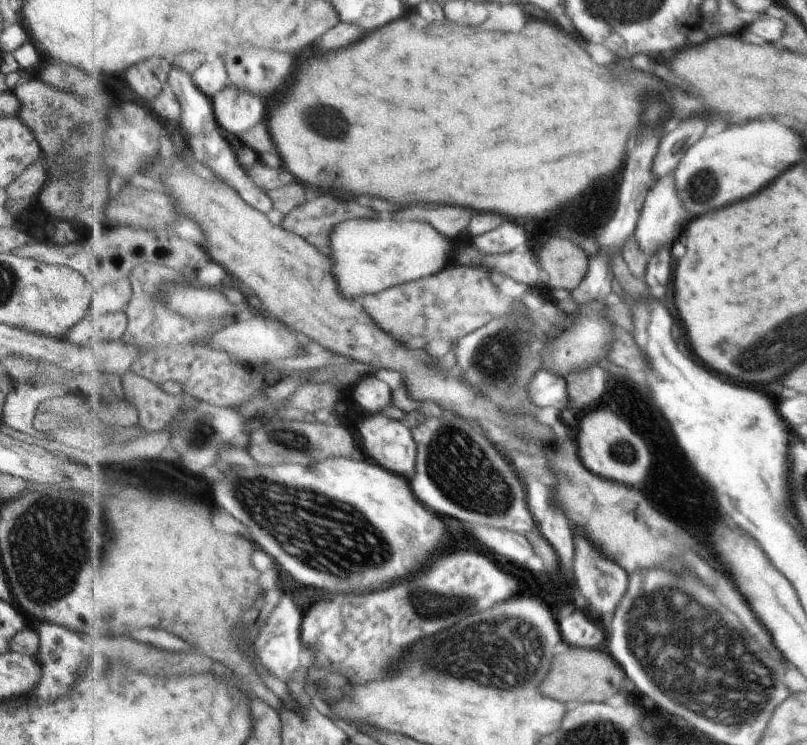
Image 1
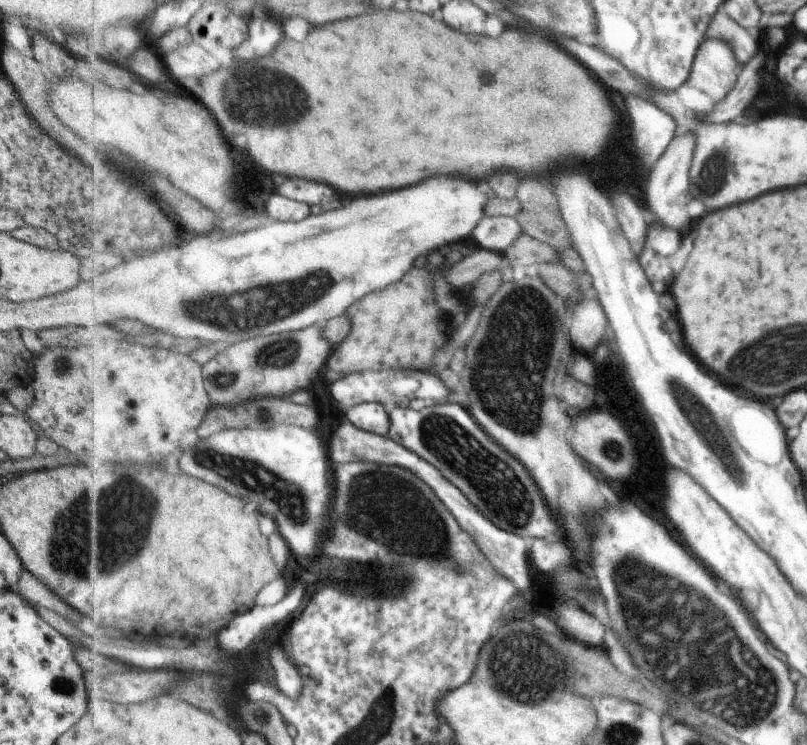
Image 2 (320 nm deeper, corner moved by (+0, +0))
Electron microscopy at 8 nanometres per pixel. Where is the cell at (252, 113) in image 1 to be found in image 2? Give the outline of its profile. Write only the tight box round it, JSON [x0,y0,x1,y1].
[230,13,285,60]

